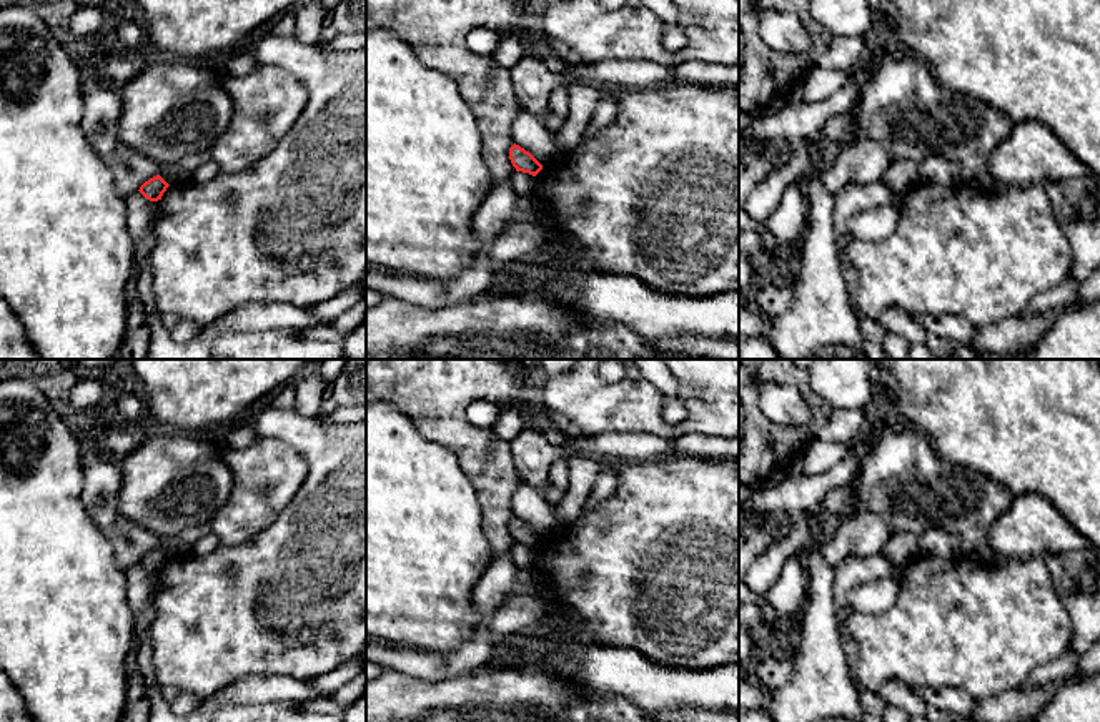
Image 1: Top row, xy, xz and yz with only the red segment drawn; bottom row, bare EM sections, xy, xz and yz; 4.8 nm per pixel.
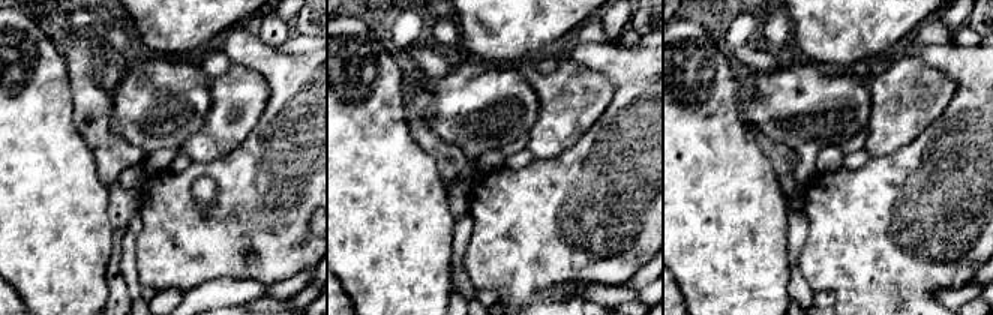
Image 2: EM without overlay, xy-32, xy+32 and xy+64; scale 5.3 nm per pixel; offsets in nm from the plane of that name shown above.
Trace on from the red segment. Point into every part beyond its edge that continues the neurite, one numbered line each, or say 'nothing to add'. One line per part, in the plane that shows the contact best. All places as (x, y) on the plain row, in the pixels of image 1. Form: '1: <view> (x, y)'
1: xy (170, 546)

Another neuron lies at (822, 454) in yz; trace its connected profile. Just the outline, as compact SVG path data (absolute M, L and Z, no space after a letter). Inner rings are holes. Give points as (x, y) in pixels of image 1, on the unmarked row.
M817 439L804 452L804 474L817 476L840 462L850 451L850 443L837 444Z

